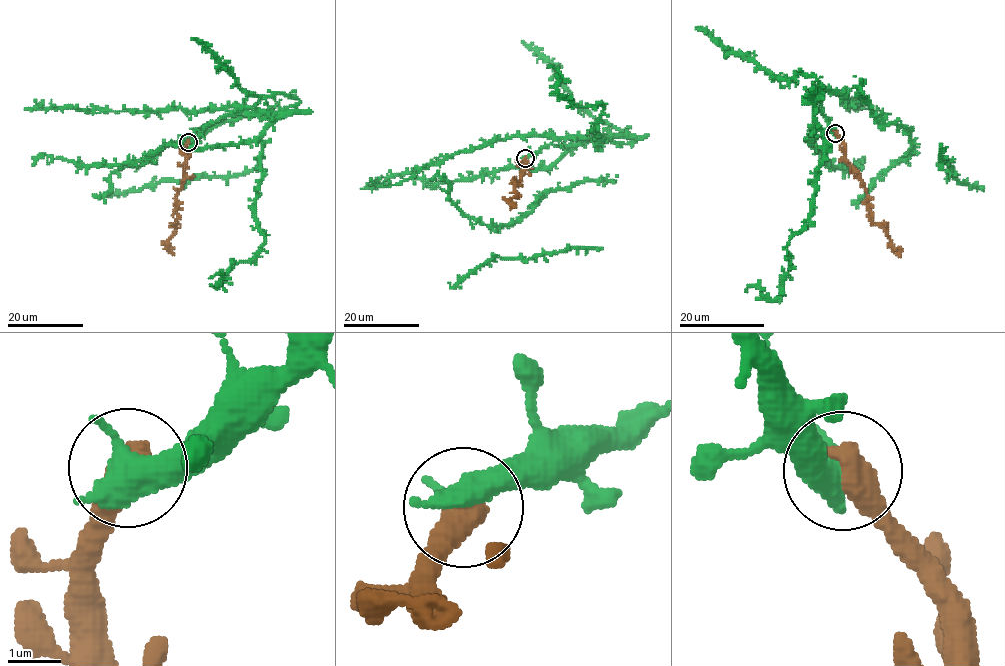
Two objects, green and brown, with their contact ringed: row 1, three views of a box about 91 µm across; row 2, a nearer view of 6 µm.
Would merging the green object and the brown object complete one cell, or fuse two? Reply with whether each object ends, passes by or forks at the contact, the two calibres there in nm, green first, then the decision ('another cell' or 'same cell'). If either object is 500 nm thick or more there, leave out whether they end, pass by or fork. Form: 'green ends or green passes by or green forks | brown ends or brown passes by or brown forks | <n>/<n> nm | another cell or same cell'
700/650 nm | same cell

